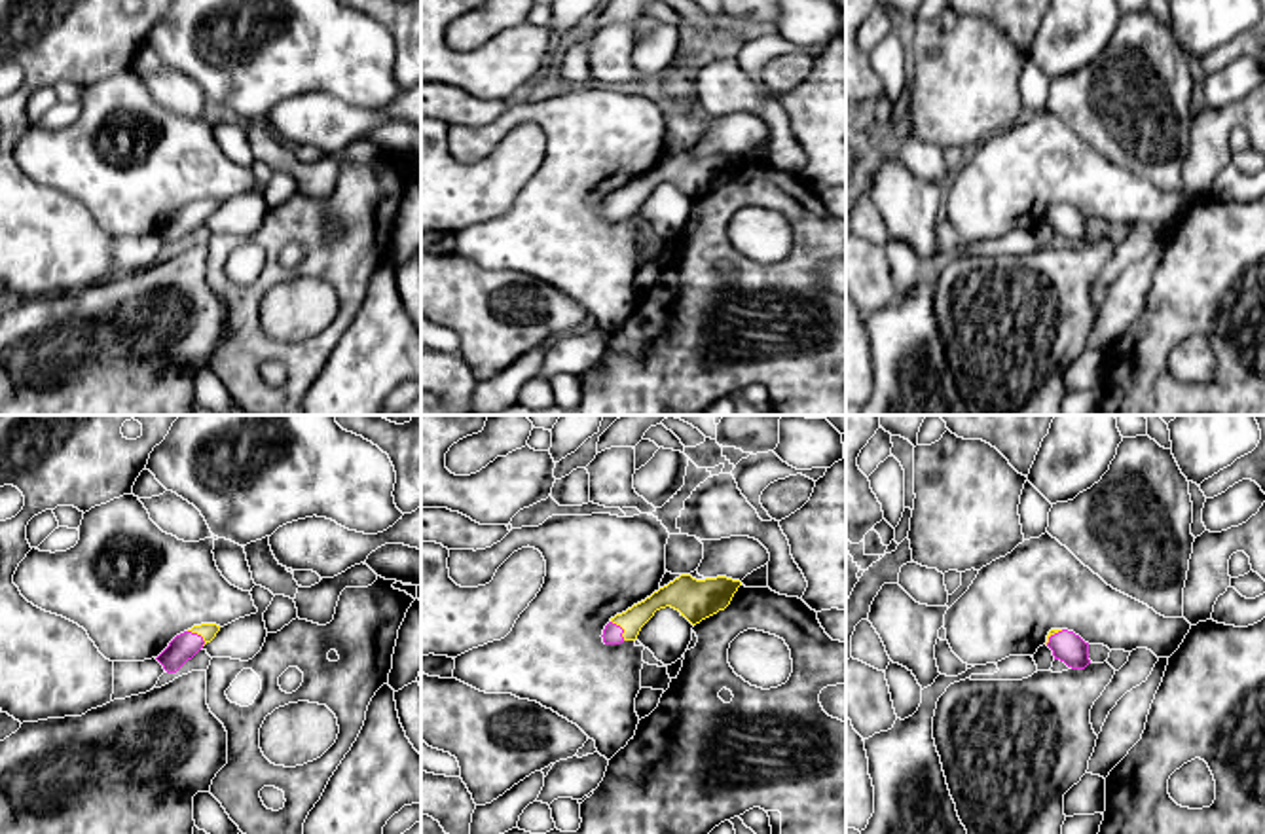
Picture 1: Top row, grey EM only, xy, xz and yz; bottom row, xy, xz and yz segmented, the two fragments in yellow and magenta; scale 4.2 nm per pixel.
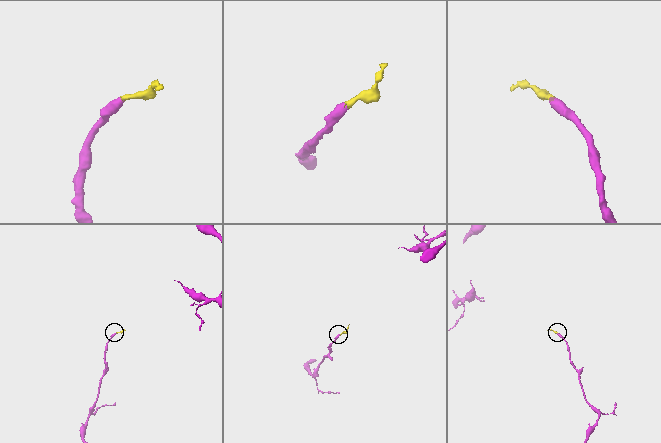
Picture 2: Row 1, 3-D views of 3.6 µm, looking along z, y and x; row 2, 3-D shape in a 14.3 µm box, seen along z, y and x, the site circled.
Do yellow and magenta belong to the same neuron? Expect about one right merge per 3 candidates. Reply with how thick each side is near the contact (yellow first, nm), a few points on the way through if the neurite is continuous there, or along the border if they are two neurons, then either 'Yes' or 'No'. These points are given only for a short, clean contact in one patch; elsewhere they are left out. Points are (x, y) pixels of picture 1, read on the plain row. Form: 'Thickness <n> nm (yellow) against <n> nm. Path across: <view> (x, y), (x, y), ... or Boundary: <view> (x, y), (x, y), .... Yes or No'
Thickness 70 nm (yellow) against 110 nm. Path across: xy (207, 207), (198, 209), (186, 220). Yes

